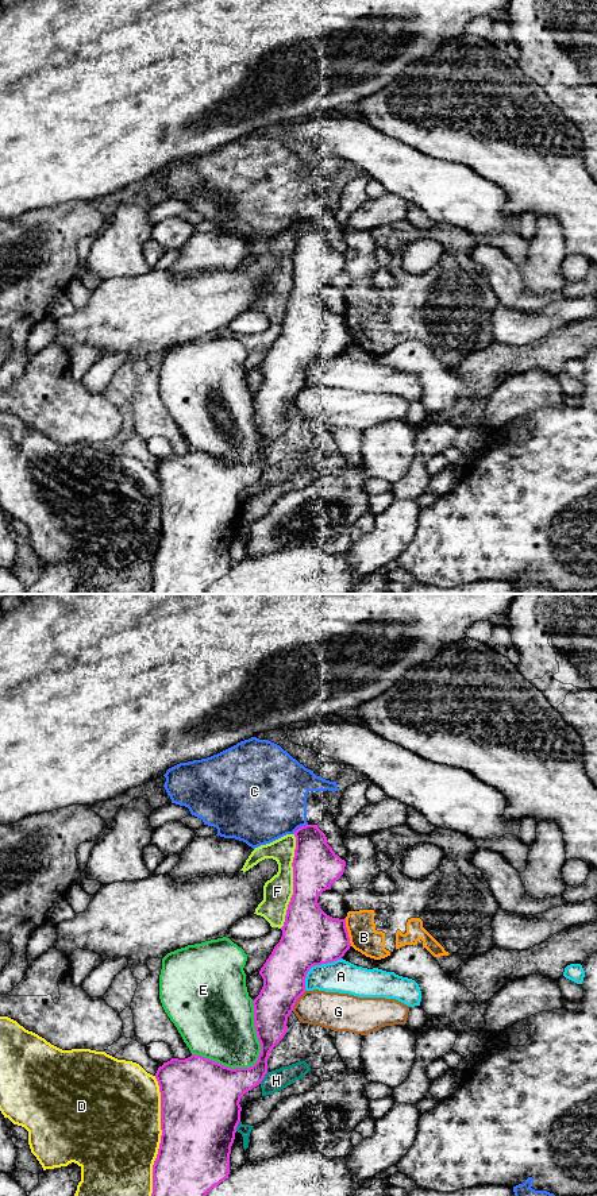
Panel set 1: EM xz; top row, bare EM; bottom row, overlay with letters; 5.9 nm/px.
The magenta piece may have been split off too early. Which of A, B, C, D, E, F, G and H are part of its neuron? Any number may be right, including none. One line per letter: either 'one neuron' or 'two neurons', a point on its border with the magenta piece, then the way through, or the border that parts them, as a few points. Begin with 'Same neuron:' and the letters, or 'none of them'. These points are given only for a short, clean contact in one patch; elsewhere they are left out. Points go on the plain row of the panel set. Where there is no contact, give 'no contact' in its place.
Same neuron: none of them
A: two neurons; contact xz (315, 359)
B: two neurons; contact xz (347, 327); border xz (345, 313), (351, 340)
C: two neurons; contact xz (299, 223)
D: two neurons; contact xz (161, 532)
E: two neurons; contact xz (255, 458)
F: two neurons; contact xz (293, 276)
G: two neurons; contact xz (296, 396)
H: two neurons; contact xz (264, 471)

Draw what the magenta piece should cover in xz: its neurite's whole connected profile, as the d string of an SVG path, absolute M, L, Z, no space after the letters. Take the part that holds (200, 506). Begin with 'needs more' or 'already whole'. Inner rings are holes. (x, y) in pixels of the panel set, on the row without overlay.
already whole; M305 220L294 228L296 244L293 252L293 290L288 300L286 310L280 337L274 342L271 350L259 366L263 374L263 382L254 394L254 420L261 448L258 456L250 463L228 463L209 454L192 450L185 455L172 454L163 458L155 468L161 487L161 539L157 553L153 560L153 589L151 594L204 594L207 589L224 576L230 570L230 549L235 535L236 522L240 517L242 502L240 493L259 481L267 468L267 454L271 444L286 429L288 412L293 406L297 394L305 387L305 373L315 360L334 358L340 355L350 344L350 332L346 323L346 313L332 313L319 301L317 293L331 285L331 279L338 275L346 262L332 243L327 239L326 229L317 220Z

